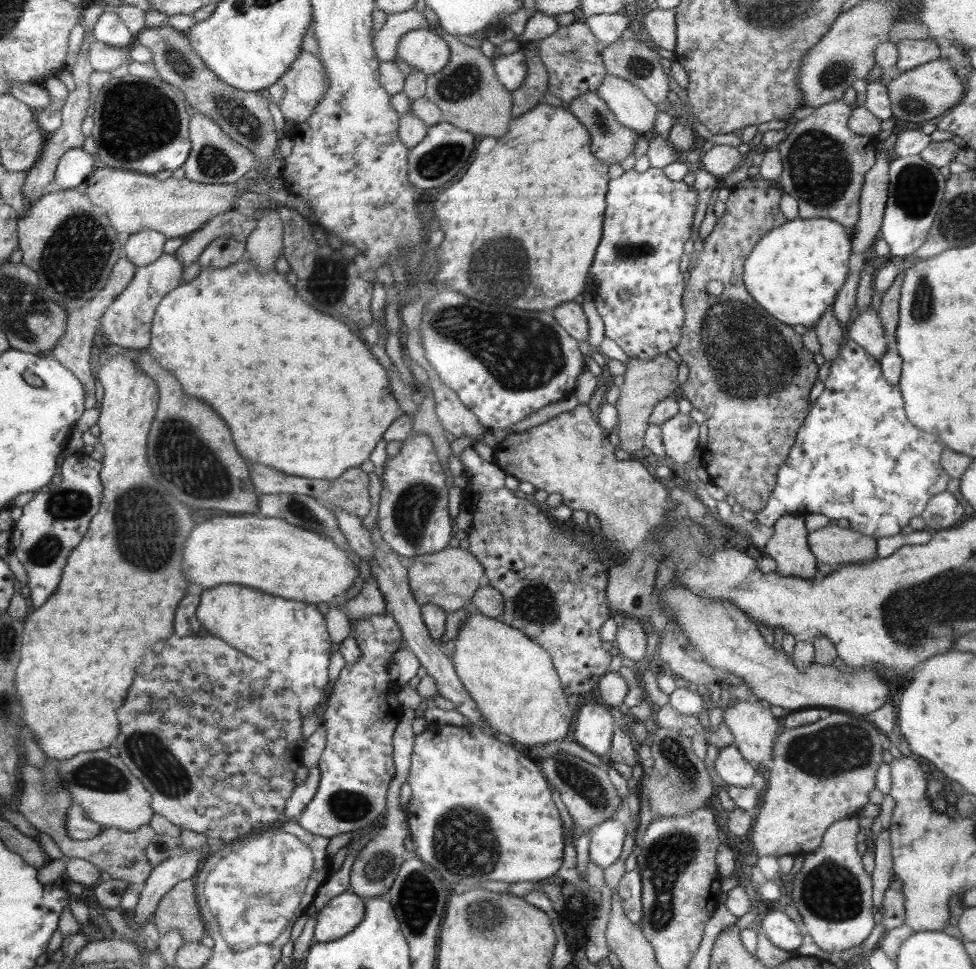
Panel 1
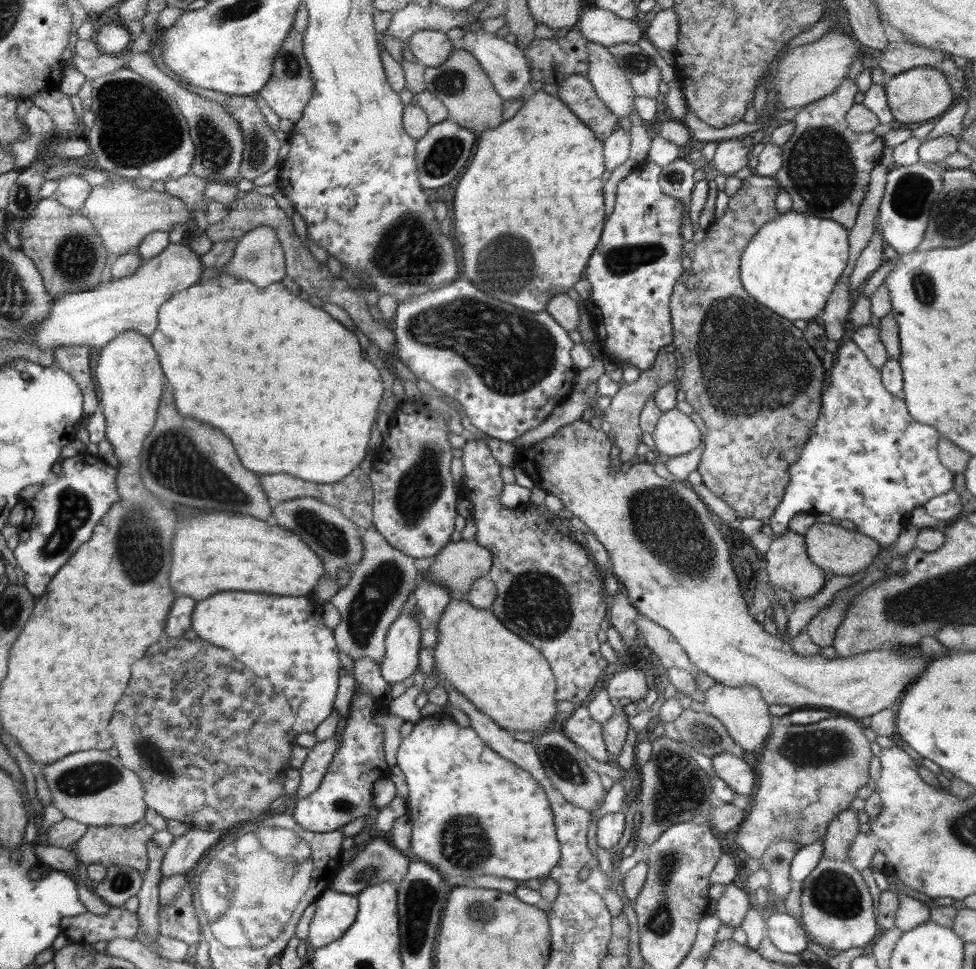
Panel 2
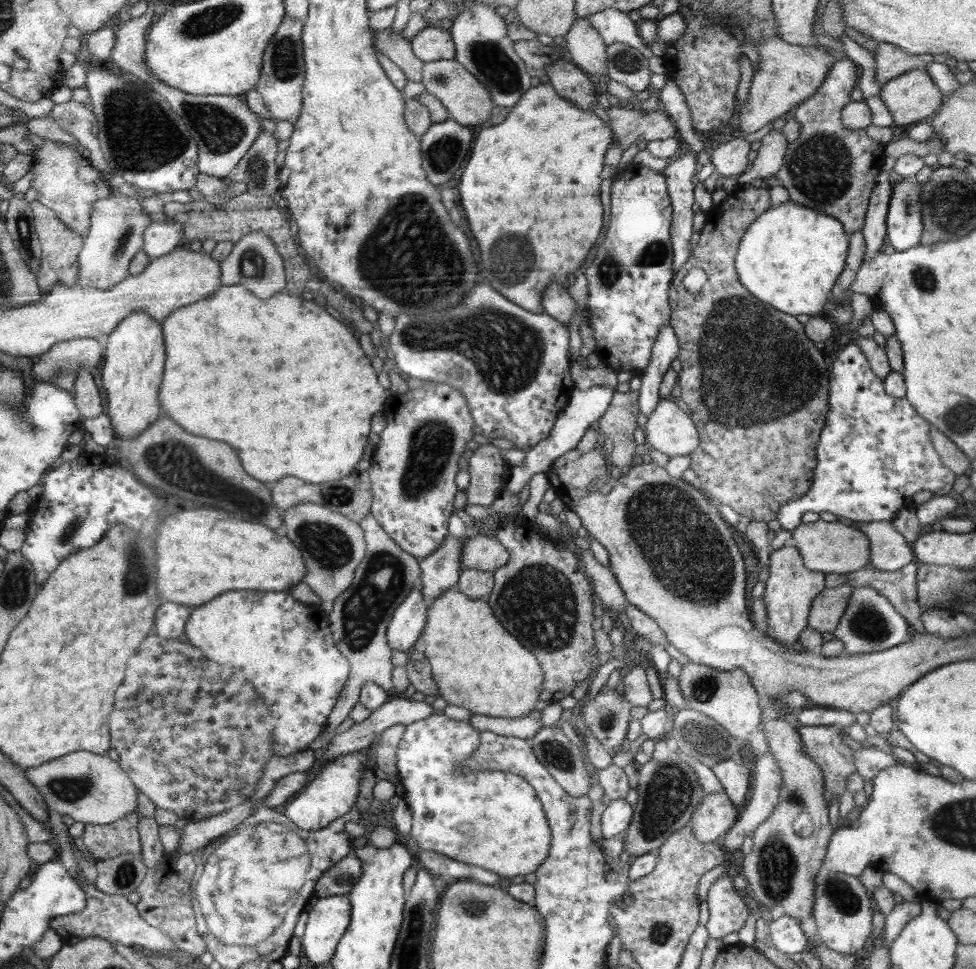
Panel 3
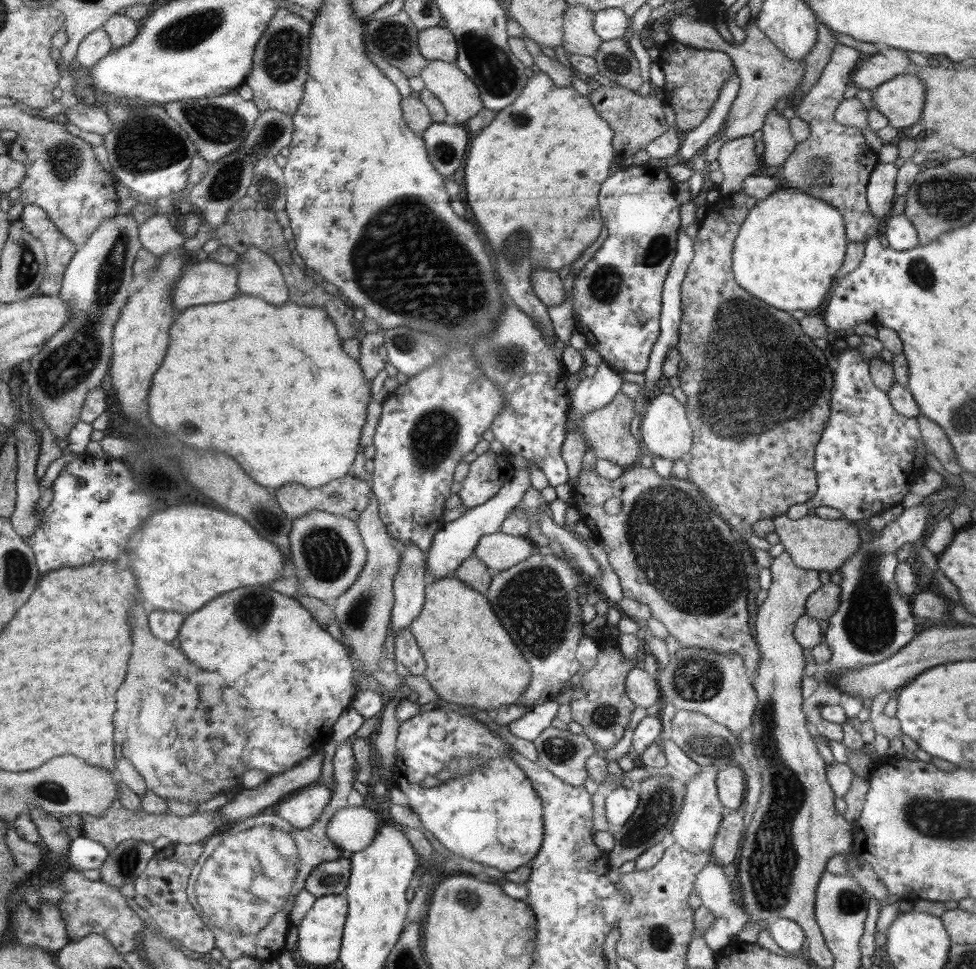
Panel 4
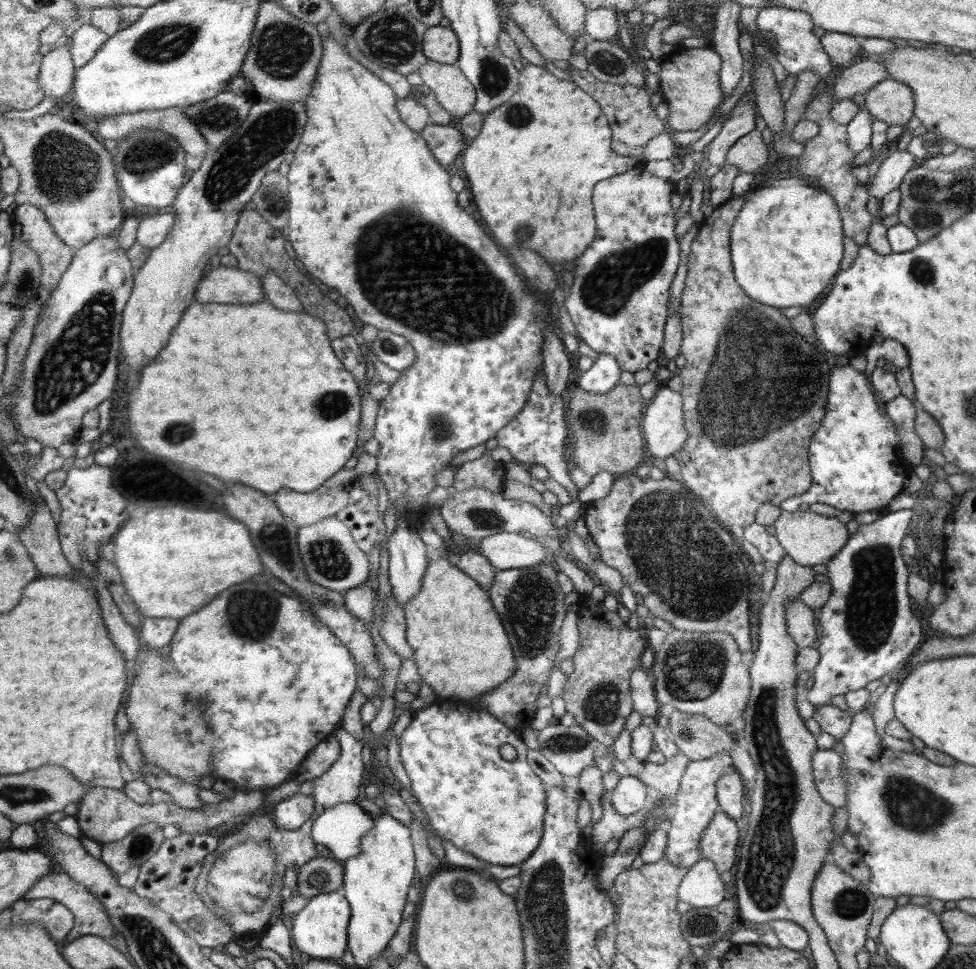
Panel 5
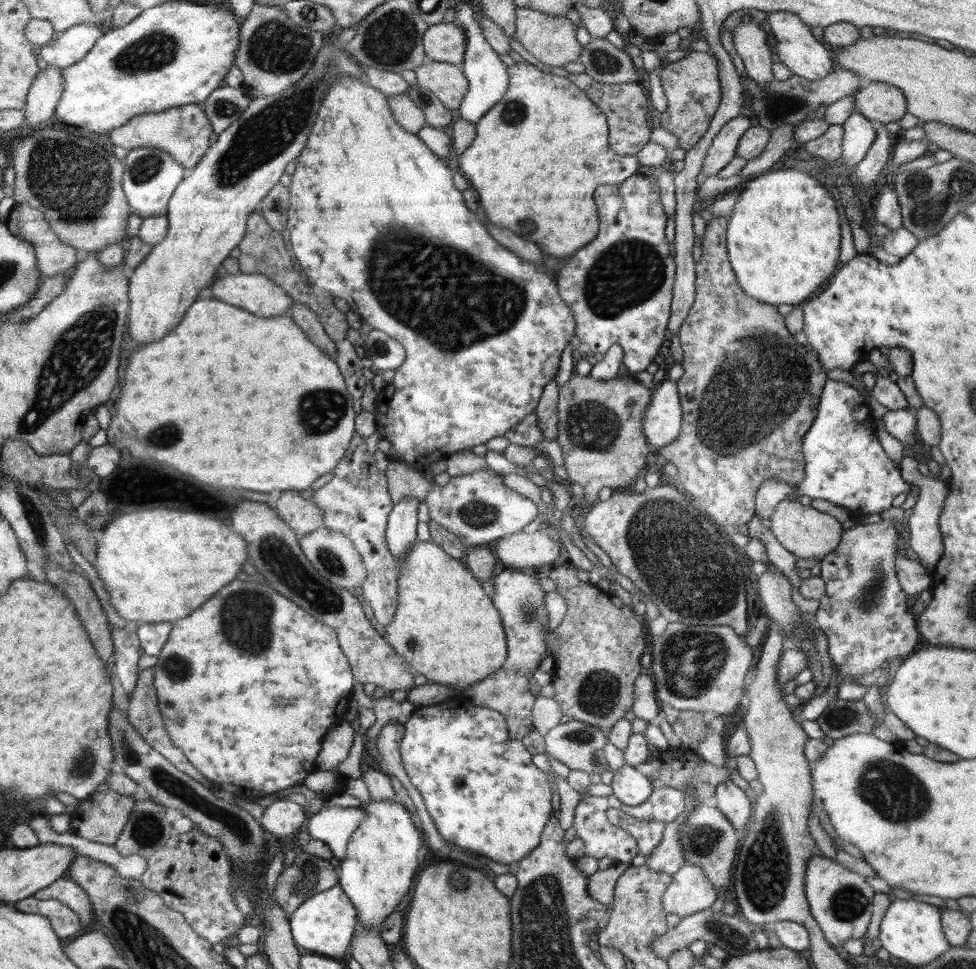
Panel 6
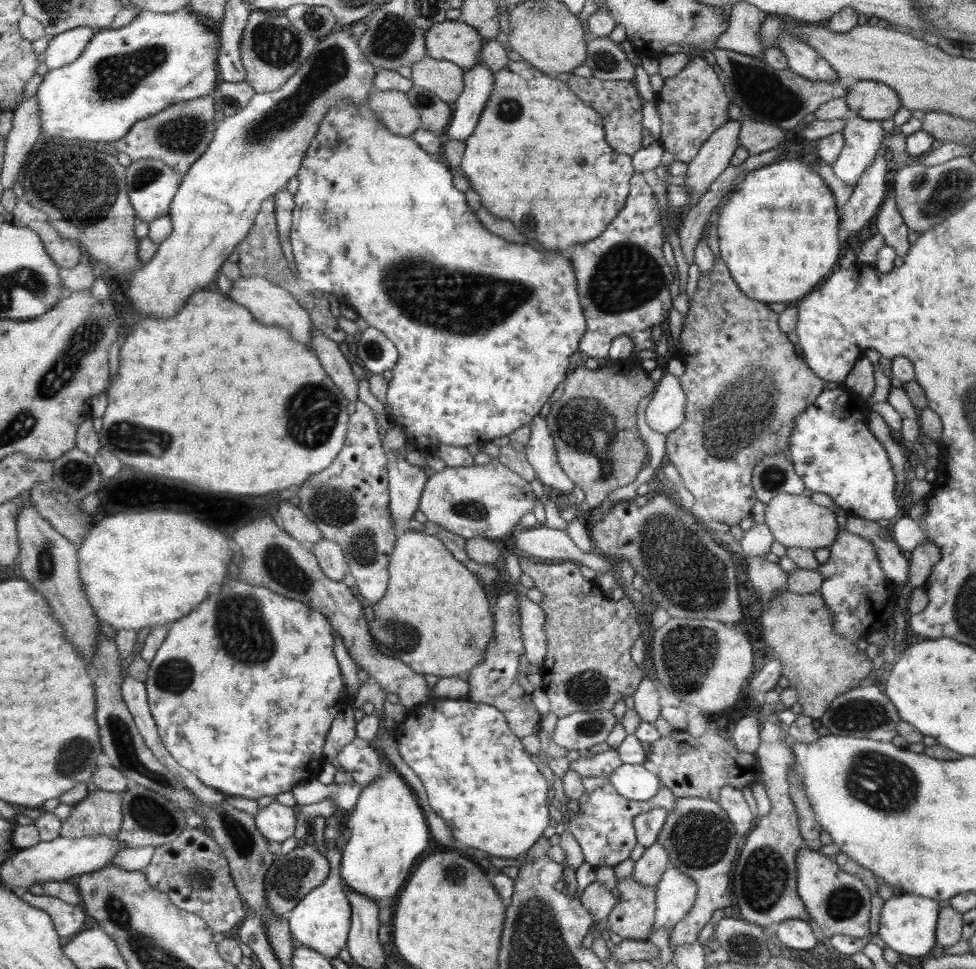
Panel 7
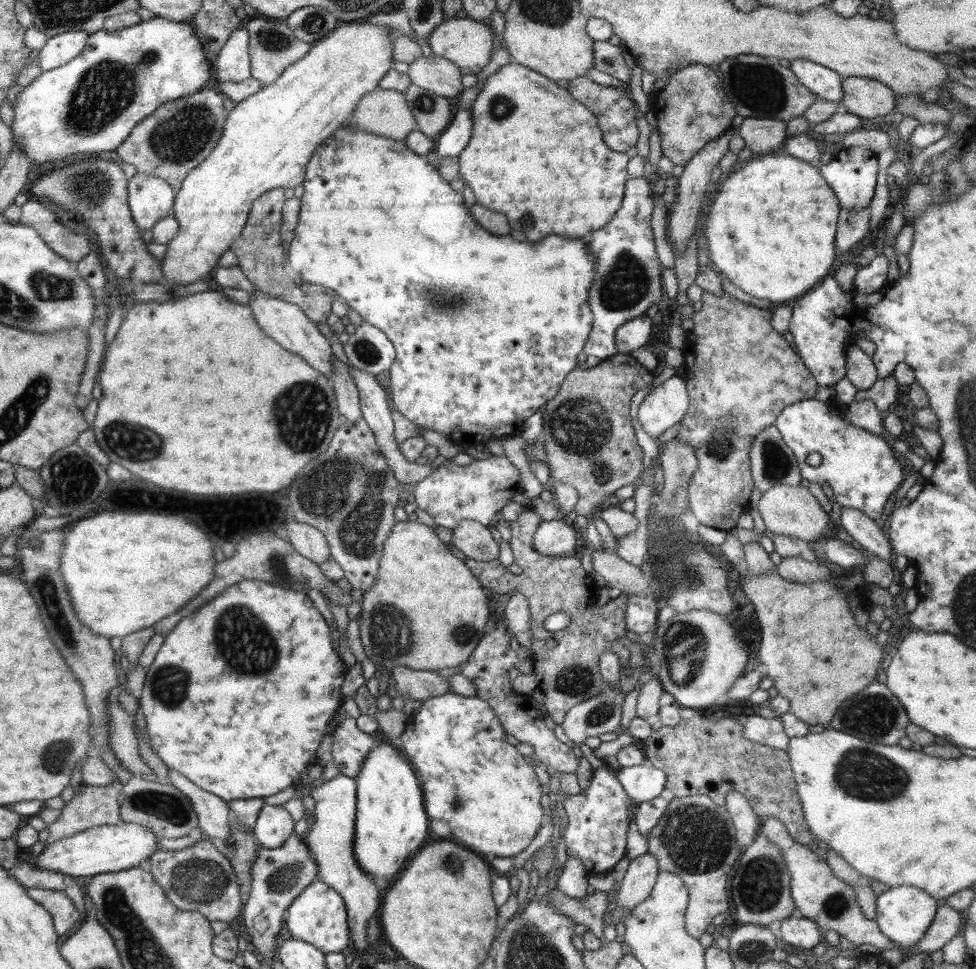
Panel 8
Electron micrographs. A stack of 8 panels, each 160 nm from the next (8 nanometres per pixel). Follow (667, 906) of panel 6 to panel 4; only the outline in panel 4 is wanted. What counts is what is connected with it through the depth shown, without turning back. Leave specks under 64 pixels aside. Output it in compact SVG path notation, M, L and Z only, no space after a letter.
M709 862L698 874L694 881L693 890L701 899L702 904L715 916L714 922L703 934L706 944L717 951L724 948L730 941L730 936L736 936L744 930L750 918L740 903L732 899L731 882L724 874L724 869L720 865Z

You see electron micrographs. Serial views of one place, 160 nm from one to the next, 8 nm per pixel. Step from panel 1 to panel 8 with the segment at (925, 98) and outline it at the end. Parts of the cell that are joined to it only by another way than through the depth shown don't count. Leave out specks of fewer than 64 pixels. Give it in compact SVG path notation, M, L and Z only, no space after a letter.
M868 77L842 78L844 110L869 122L876 116L891 117L896 96L888 86Z

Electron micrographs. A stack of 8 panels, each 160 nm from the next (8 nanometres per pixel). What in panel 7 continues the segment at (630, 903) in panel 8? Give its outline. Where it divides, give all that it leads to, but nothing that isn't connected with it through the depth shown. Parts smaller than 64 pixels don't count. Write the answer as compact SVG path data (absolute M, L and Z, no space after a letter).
M656 841L643 852L643 855L634 863L632 876L644 886L654 887L669 867L670 862L666 849Z

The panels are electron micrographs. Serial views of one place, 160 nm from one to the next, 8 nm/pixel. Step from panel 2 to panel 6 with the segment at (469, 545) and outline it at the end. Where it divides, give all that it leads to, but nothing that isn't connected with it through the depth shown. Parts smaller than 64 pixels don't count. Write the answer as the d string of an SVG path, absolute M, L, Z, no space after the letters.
M518 532L498 539L494 554L503 567L528 568L551 564L560 557L566 557L565 551L556 534L526 534Z

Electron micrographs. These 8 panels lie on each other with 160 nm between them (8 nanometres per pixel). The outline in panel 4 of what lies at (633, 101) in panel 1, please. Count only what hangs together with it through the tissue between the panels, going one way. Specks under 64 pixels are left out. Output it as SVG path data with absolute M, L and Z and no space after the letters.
M568 4L564 11L563 43L566 54L594 57L602 40L596 35L593 28L594 12L581 4Z

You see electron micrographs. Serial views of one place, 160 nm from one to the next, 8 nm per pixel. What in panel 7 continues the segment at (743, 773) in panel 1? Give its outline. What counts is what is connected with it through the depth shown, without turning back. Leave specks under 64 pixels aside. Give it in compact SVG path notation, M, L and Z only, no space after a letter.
M732 786L722 787L717 802L726 812L735 828L735 834L744 837L752 830L756 815L752 815L742 791Z

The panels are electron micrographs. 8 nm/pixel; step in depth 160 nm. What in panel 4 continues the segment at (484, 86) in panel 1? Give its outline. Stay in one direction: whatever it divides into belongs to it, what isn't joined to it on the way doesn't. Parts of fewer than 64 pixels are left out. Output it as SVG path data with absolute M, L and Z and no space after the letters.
M432 60L420 74L425 88L444 105L450 121L461 125L476 116L483 107L476 84L464 73L453 63Z

